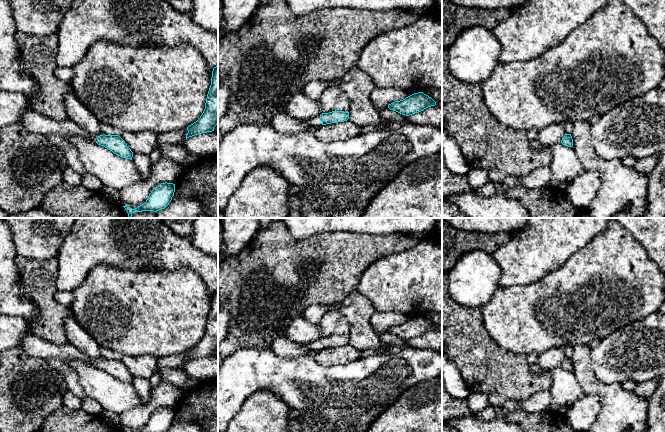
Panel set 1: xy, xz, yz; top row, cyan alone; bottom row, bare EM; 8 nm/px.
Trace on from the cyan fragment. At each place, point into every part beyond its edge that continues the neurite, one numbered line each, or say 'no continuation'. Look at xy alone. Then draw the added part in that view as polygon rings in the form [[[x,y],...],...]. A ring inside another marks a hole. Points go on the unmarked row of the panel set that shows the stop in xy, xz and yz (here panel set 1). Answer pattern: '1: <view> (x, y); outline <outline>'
1: xy (32, 345); outline [[[29,334],[24,337],[19,348],[28,355],[40,357],[48,361],[58,359],[66,362],[72,359],[80,359],[93,366],[96,366],[98,362],[84,355],[69,343],[66,345],[54,345],[34,334]]]

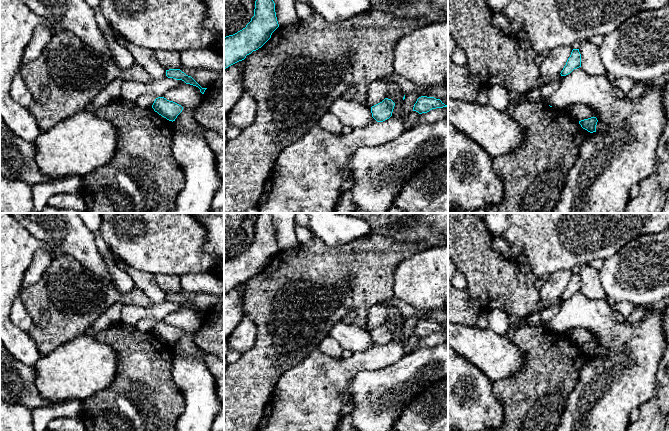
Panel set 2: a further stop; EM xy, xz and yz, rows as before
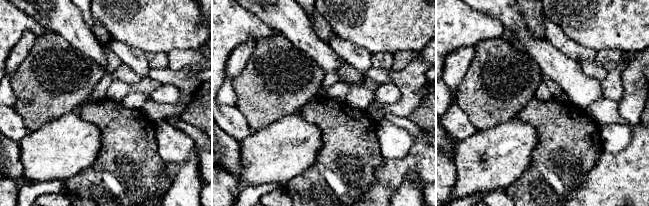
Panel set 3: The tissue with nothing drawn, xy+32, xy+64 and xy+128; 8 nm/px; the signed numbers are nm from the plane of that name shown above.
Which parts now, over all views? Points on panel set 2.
no continuation

